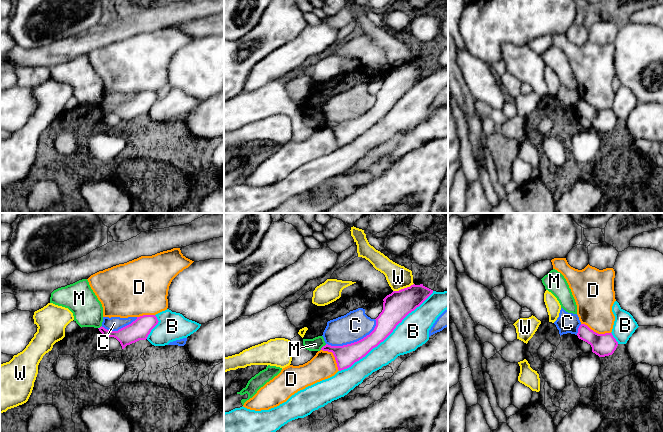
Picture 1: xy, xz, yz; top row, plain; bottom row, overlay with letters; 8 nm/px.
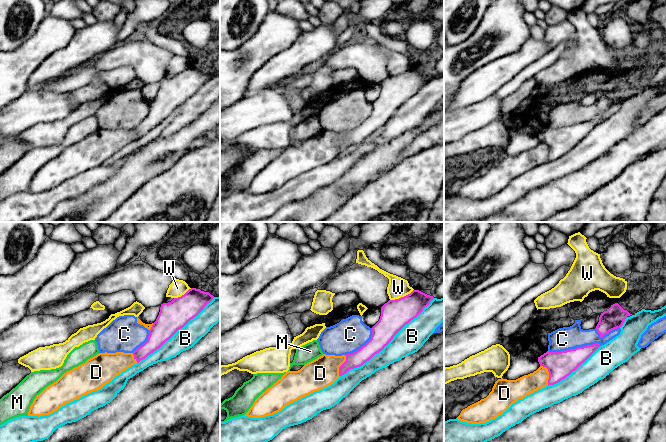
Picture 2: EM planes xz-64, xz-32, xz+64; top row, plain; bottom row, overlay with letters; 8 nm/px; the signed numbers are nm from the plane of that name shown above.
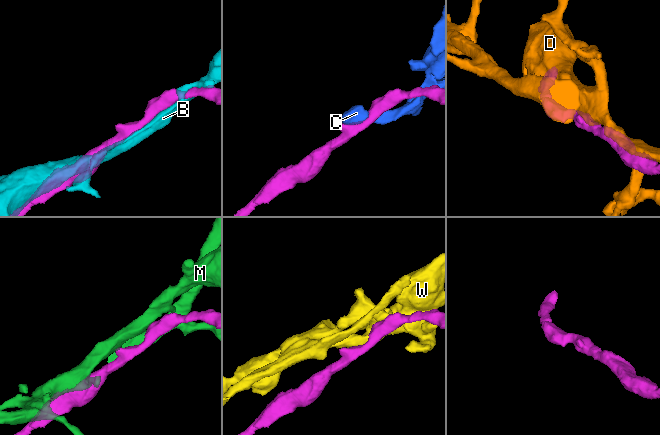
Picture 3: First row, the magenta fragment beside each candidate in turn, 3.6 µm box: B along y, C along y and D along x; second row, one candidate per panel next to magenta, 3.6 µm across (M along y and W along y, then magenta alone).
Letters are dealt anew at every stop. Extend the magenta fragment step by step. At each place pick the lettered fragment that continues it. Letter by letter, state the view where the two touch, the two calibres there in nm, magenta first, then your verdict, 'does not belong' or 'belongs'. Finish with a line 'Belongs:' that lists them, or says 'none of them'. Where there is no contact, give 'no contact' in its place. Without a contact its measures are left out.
B: contact in xz; calibres 200 and 240 nm; does not belong
C: contact in xz; calibres 170 and 240 nm; does not belong
D: contact in yz; calibres 180 and 300 nm; does not belong
M: contact in xz; calibres 170 and 110 nm; does not belong
W: contact in xz; calibres 220 and 190 nm; does not belong
Belongs: none of them

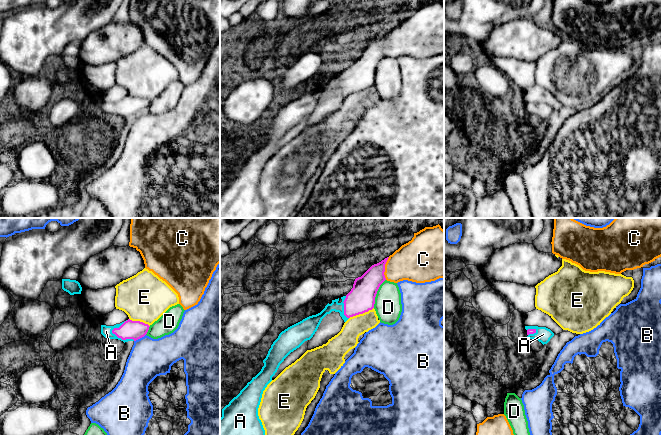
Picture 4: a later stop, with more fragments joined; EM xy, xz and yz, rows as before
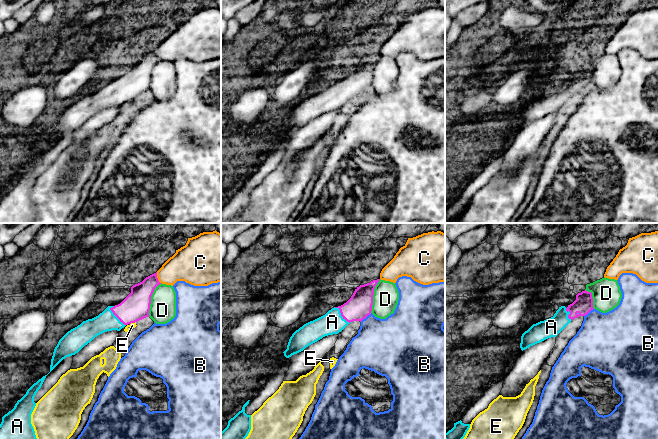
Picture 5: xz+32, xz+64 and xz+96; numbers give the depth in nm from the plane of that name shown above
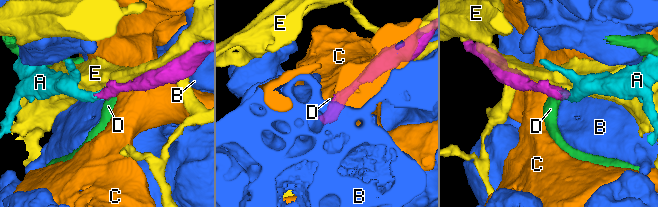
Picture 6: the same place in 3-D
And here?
A: contact in xy; calibres 150 and 90 nm; belongs
B: contact in xy; calibres 150 and 320 nm; does not belong
C: contact in xz; calibres 200 and 320 nm; does not belong
D: contact in xz; calibres 220 and 220 nm; does not belong
E: contact in xz; calibres 220 and 170 nm; does not belong
Belongs: A

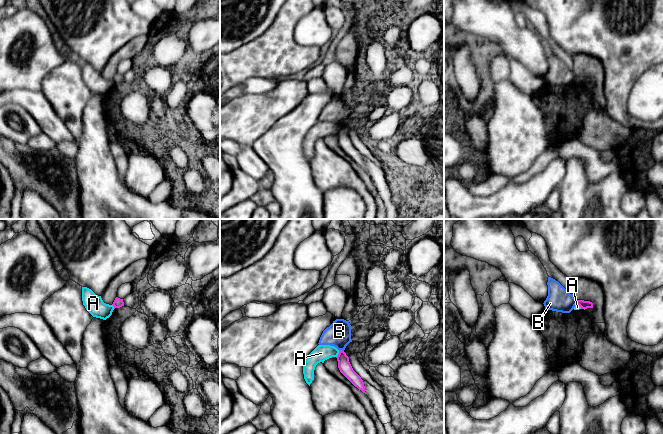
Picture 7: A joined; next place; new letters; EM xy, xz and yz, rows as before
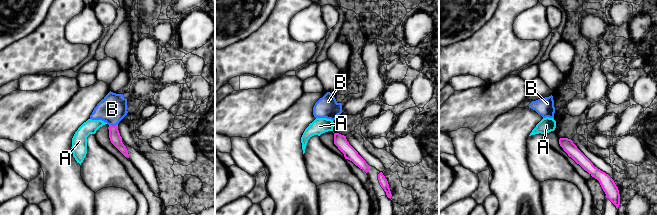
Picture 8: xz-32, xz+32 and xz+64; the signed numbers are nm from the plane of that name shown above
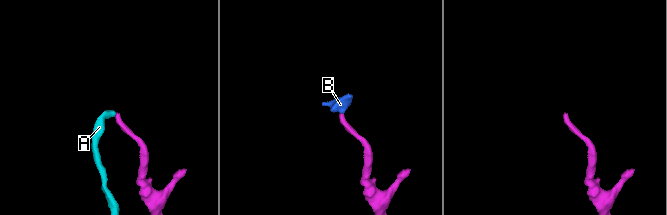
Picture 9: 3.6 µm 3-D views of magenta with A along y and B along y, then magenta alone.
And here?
A: contact in xz; calibres 100 and 130 nm; does not belong
B: contact in xz; calibres 100 and 200 nm; belongs
Belongs: B

